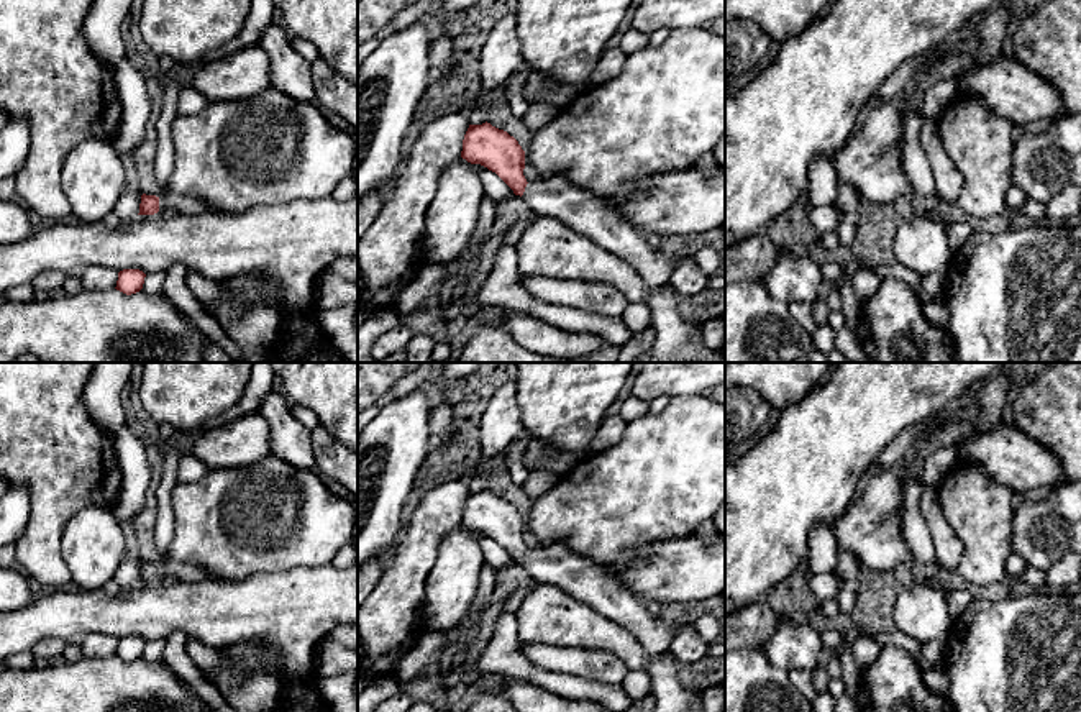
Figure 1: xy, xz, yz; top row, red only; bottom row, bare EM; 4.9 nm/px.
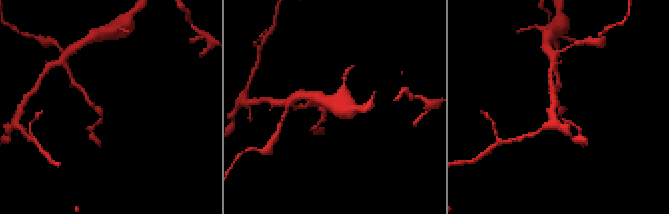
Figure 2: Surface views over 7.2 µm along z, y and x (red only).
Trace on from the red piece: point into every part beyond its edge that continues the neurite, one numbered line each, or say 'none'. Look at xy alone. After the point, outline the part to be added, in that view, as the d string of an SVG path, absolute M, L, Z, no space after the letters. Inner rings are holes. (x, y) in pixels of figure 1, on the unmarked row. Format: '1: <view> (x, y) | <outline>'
1: xy (186, 573) | M164 558L159 563L159 577L176 577L180 582L197 582L207 577L207 573L194 564L177 563L169 558Z

